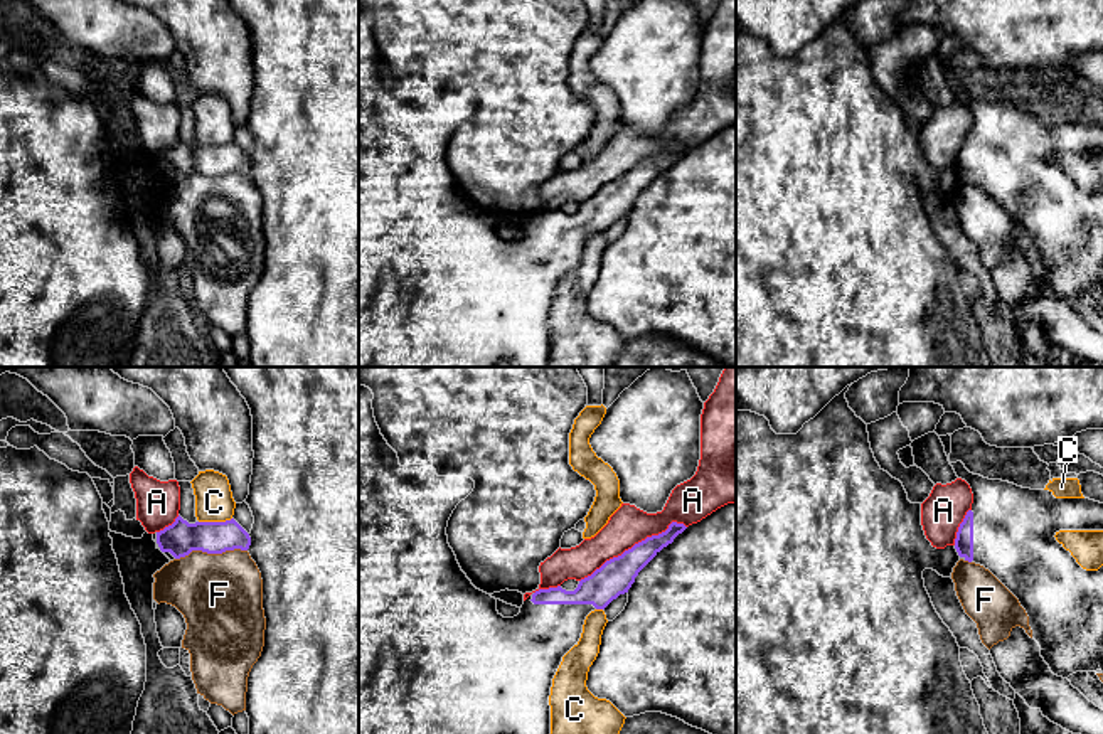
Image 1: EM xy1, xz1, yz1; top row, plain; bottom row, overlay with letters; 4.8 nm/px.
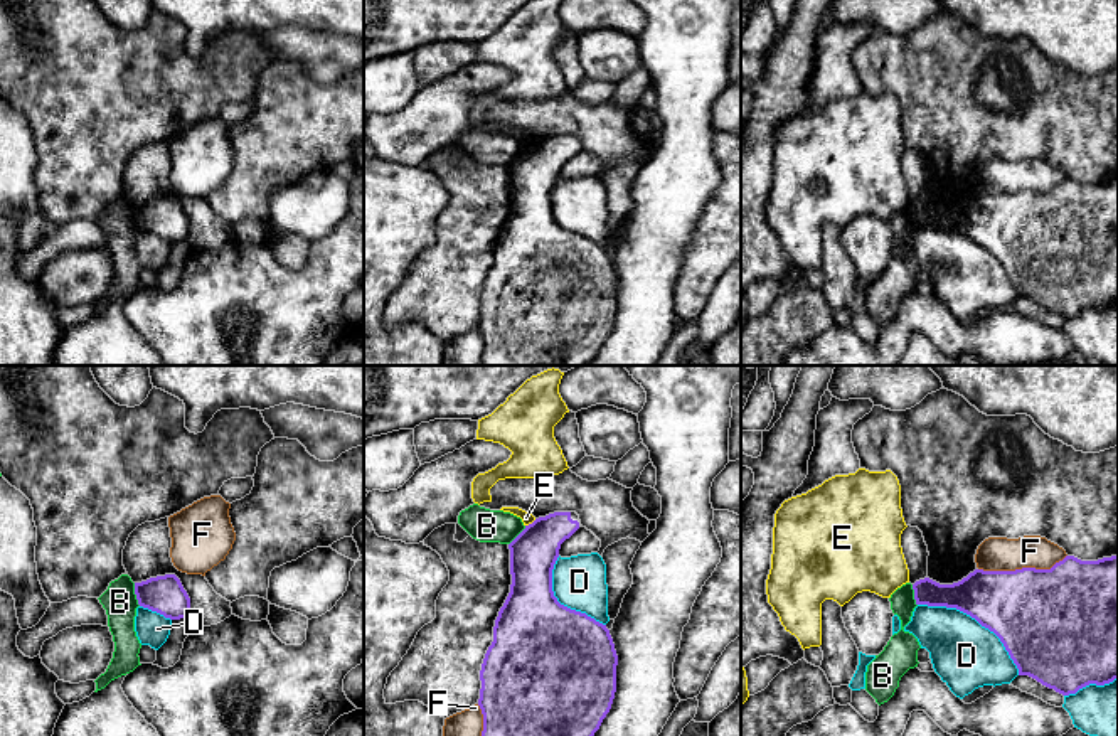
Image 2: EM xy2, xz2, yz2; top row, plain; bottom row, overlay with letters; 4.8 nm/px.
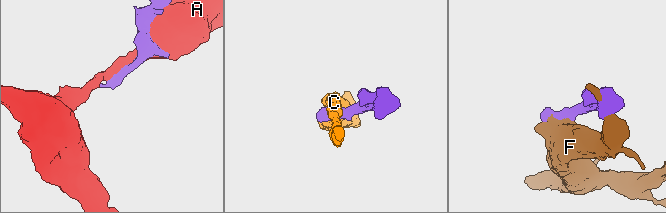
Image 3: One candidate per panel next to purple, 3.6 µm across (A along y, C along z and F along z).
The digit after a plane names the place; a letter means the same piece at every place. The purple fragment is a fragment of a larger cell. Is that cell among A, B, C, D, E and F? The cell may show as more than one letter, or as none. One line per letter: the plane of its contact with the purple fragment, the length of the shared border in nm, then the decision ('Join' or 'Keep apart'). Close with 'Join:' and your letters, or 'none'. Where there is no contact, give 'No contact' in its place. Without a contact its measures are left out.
A: Touches purple in xz1. Shared border 600 nm. Keep apart
B: Touches purple in xy2. Shared border 120 nm. Keep apart
C: Touches purple in xy1. Shared border 160 nm. Keep apart
D: Touches purple in yz2. Shared border 600 nm. Keep apart
E: Touches purple in xz2. Shared border 70 nm. Keep apart
F: Touches purple in yz2. Shared border 440 nm. Keep apart
Join: none

